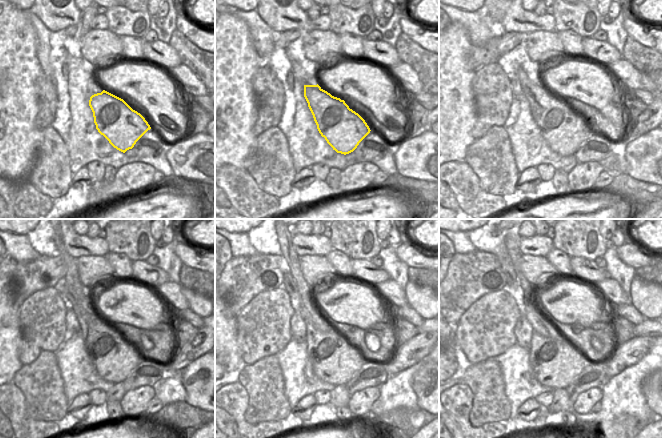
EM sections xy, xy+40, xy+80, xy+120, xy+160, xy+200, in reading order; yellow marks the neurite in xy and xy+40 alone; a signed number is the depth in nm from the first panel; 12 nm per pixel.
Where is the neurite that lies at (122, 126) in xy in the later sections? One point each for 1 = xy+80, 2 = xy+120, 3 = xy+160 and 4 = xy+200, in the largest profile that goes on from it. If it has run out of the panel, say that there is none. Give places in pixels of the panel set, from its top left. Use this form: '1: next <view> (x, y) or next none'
1: next xy+80 (564, 131)
2: next xy+120 (114, 359)
3: next xy+160 (334, 360)
4: next xy+200 (555, 364)

